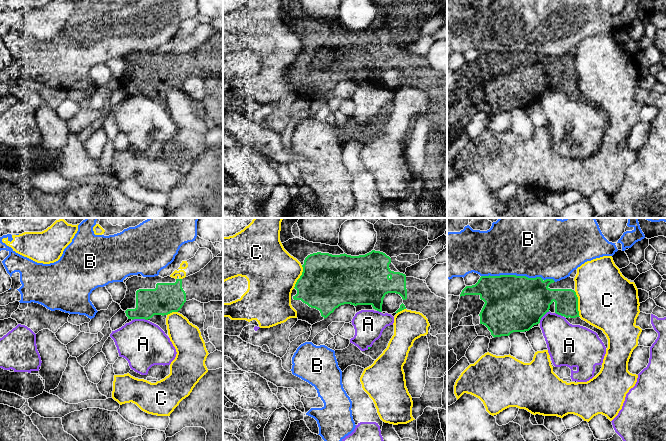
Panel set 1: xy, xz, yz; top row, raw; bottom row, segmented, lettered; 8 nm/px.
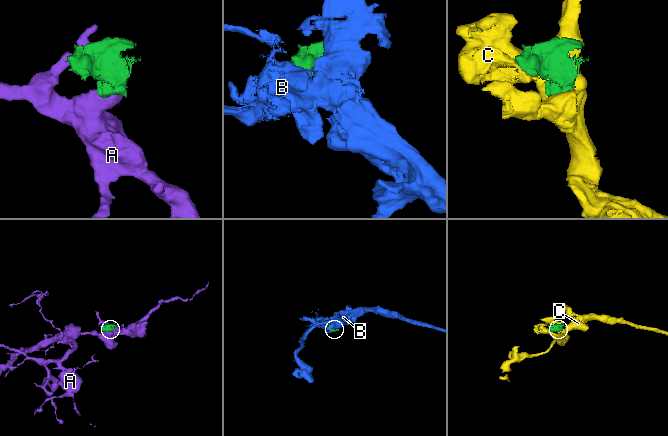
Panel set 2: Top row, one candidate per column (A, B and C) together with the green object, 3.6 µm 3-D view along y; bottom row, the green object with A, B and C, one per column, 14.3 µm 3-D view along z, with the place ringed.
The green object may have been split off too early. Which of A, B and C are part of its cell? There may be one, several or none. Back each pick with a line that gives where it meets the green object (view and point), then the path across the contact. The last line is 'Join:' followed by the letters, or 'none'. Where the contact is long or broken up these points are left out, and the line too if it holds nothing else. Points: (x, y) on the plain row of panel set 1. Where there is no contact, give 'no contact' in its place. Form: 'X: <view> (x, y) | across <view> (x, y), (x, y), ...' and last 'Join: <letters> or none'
Join: none

